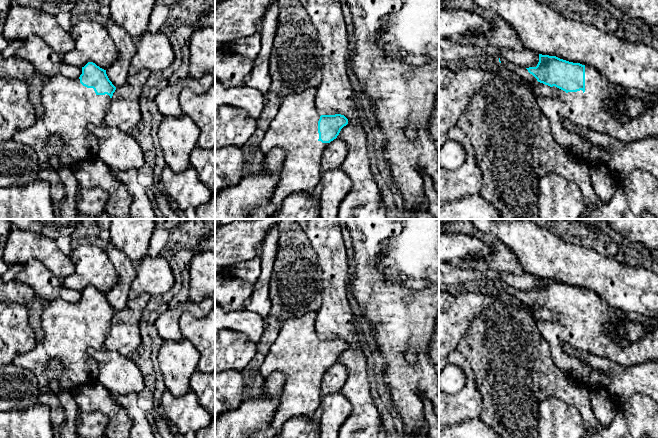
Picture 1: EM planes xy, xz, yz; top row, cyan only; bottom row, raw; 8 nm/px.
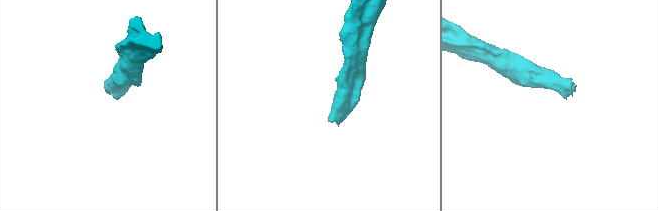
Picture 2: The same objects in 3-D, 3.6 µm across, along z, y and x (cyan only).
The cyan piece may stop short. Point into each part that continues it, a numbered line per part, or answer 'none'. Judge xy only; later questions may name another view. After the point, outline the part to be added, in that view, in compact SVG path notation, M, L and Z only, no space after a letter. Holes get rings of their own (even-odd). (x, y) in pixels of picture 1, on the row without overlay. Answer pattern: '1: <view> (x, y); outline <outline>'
1: xy (70, 332); outline M56 299L48 302L41 315L41 326L44 336L38 339L36 346L28 352L16 356L12 364L30 370L38 379L41 393L50 392L50 383L55 380L58 382L60 389L72 392L75 386L94 384L98 381L99 374L97 361L90 355L90 350L100 350L104 348L104 341L107 332L110 329L111 322L109 319L97 319L93 312L87 312L80 307L80 303L69 303L62 299ZM52 359L58 359L63 364L62 370L51 370L48 363Z

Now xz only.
1: xz (294, 352); outline M310 312L287 320L260 367L263 381L273 372L282 372L286 376L279 396L278 408L268 429L269 438L274 438L287 420L298 416L311 419L319 410L322 398L321 383L324 373L329 367L322 367L318 364L318 345L321 338L316 331L316 318L317 313Z

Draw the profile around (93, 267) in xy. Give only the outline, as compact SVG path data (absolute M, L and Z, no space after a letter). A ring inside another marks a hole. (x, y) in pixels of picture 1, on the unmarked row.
M79 245L69 255L75 271L62 279L62 284L68 288L84 291L93 286L106 294L117 283L117 272L106 251L96 245Z

